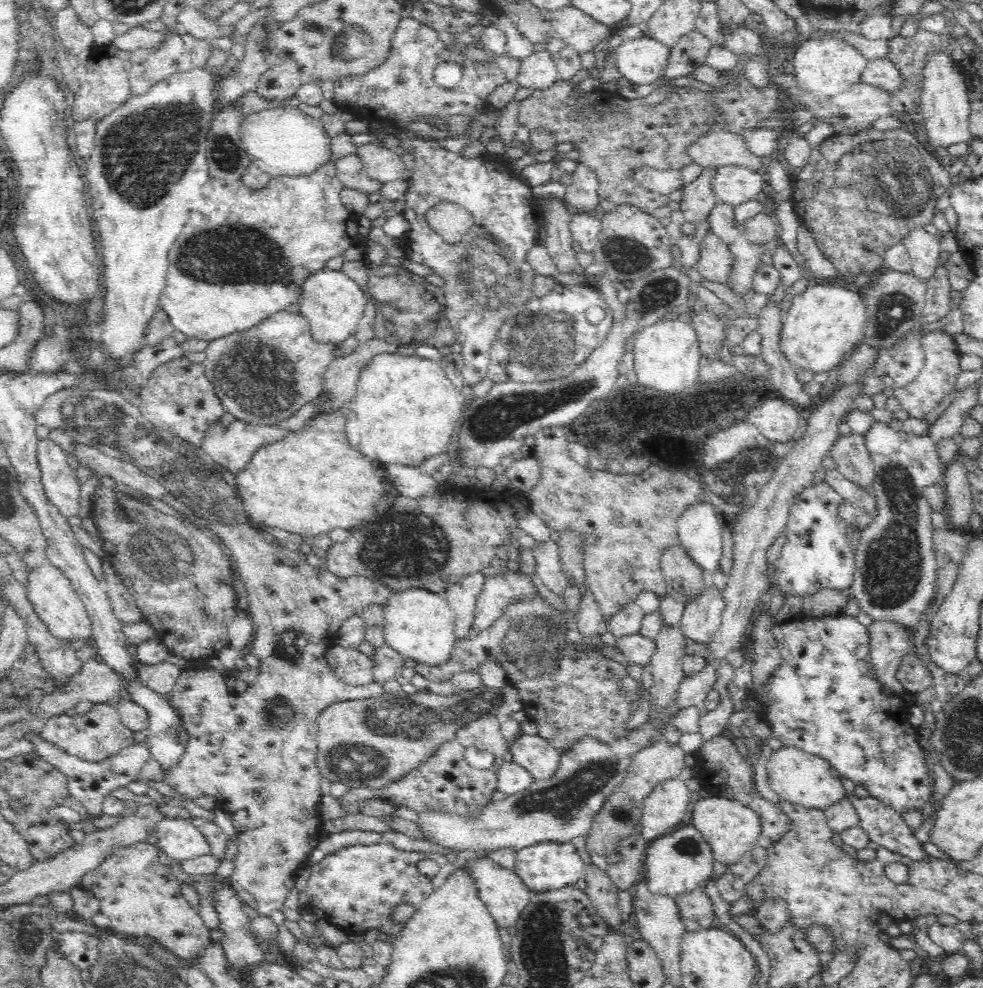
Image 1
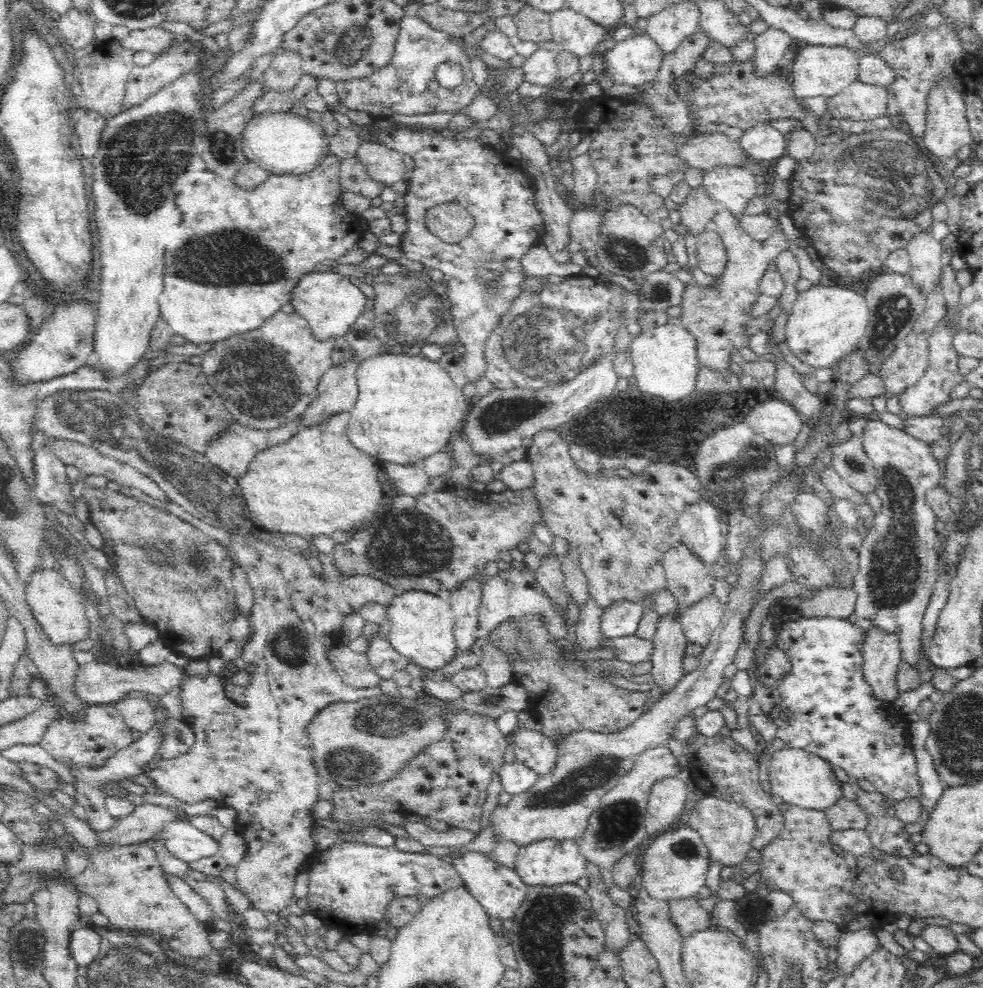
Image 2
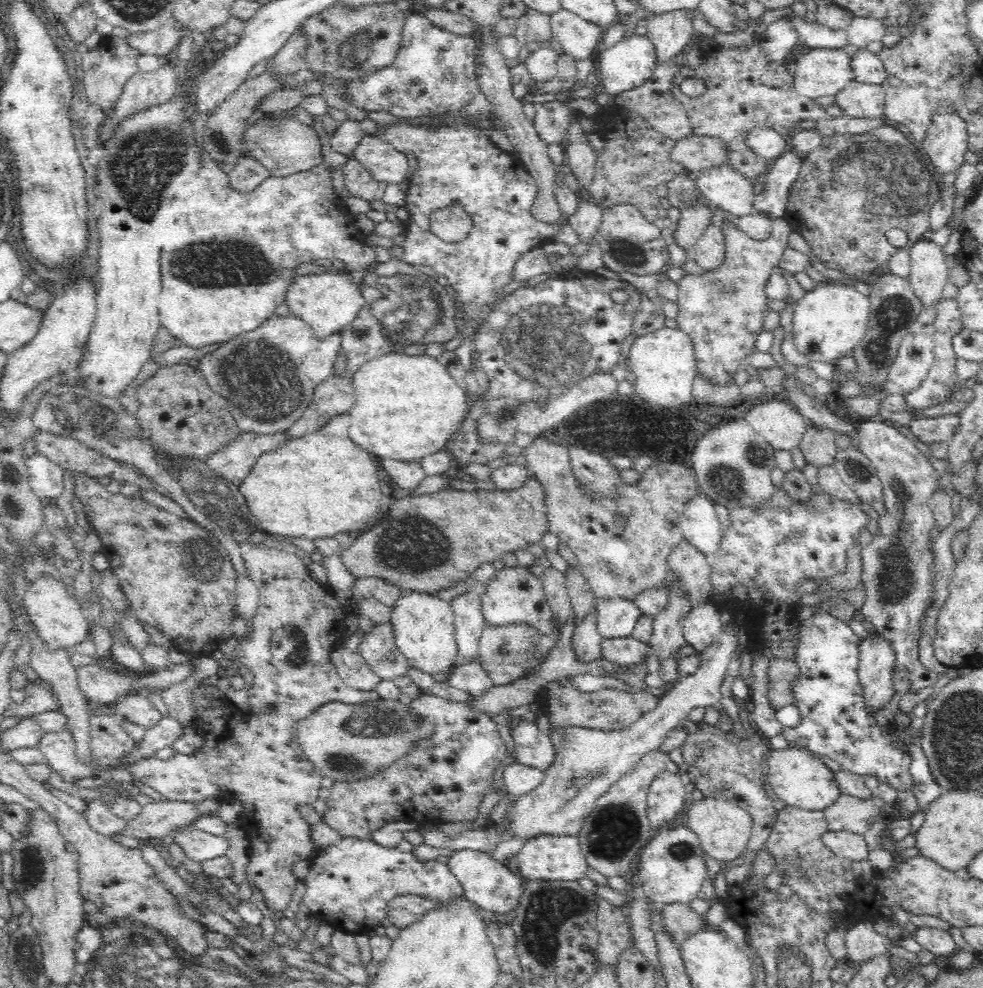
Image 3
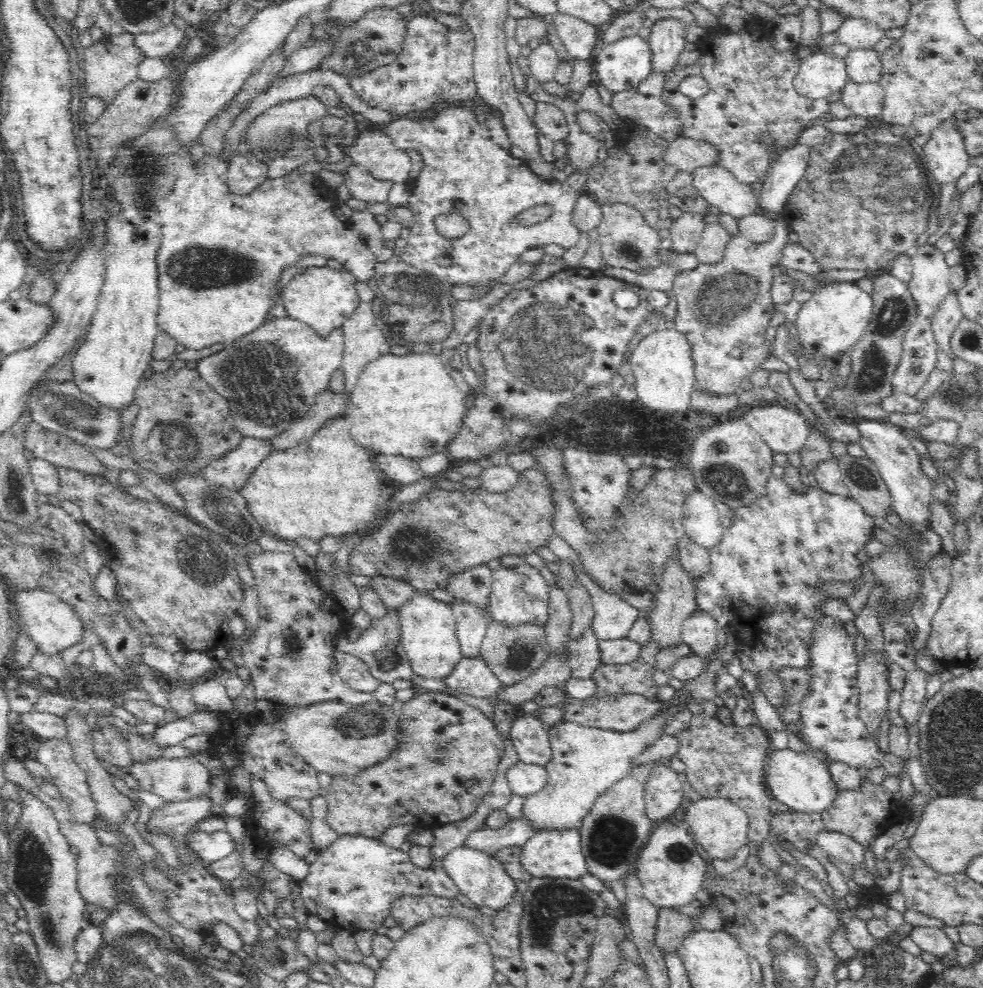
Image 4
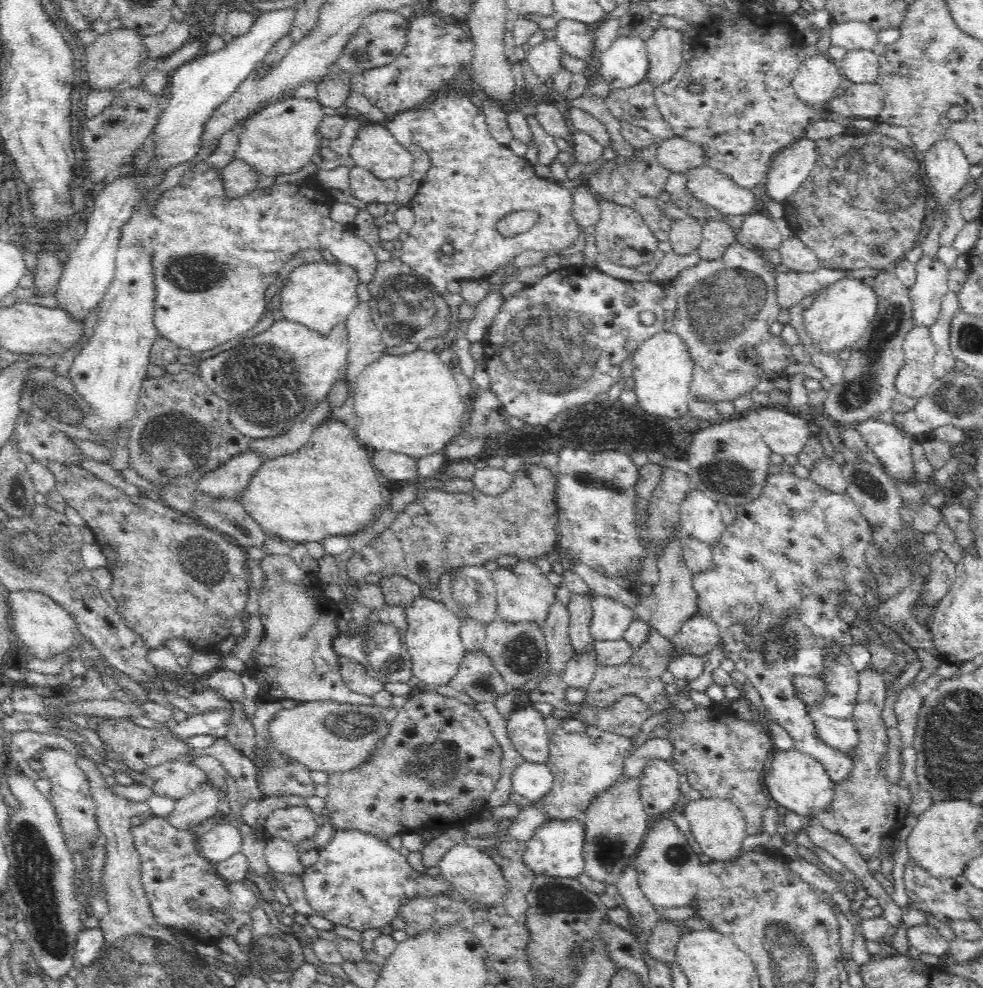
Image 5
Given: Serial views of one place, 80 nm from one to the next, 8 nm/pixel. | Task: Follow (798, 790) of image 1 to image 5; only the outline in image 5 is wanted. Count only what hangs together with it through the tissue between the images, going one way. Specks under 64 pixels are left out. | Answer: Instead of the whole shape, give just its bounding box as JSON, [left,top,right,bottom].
[765,748,835,817]

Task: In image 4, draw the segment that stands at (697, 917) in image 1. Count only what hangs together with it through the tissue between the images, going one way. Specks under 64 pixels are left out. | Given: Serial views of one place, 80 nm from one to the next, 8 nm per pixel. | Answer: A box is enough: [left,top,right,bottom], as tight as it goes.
[656,907,698,952]

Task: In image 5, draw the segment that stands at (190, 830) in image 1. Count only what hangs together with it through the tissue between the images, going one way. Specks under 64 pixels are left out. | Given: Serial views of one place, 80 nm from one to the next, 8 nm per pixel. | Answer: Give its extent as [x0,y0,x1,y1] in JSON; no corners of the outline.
[196,818,242,865]

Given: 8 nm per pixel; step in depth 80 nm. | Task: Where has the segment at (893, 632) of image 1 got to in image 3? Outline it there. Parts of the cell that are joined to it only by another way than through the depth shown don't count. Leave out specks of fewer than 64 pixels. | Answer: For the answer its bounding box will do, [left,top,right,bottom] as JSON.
[858,633,896,713]

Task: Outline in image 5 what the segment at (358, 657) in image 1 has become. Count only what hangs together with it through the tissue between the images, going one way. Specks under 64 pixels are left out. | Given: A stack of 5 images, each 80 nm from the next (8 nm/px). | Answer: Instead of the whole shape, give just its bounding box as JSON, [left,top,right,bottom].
[337,655,383,696]

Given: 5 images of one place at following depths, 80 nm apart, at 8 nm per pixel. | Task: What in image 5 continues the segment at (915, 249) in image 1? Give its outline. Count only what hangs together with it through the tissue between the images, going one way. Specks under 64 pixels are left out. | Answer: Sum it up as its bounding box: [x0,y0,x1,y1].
[909,254,949,326]

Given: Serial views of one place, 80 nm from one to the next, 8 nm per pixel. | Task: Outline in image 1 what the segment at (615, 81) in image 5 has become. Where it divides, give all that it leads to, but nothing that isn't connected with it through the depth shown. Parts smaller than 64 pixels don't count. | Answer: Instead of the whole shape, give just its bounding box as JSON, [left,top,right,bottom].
[610,37,671,85]

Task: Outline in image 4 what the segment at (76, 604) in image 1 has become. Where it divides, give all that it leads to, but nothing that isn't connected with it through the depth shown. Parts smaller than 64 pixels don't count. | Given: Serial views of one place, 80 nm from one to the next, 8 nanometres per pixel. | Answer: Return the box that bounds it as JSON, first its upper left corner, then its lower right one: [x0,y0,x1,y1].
[13,587,88,655]

